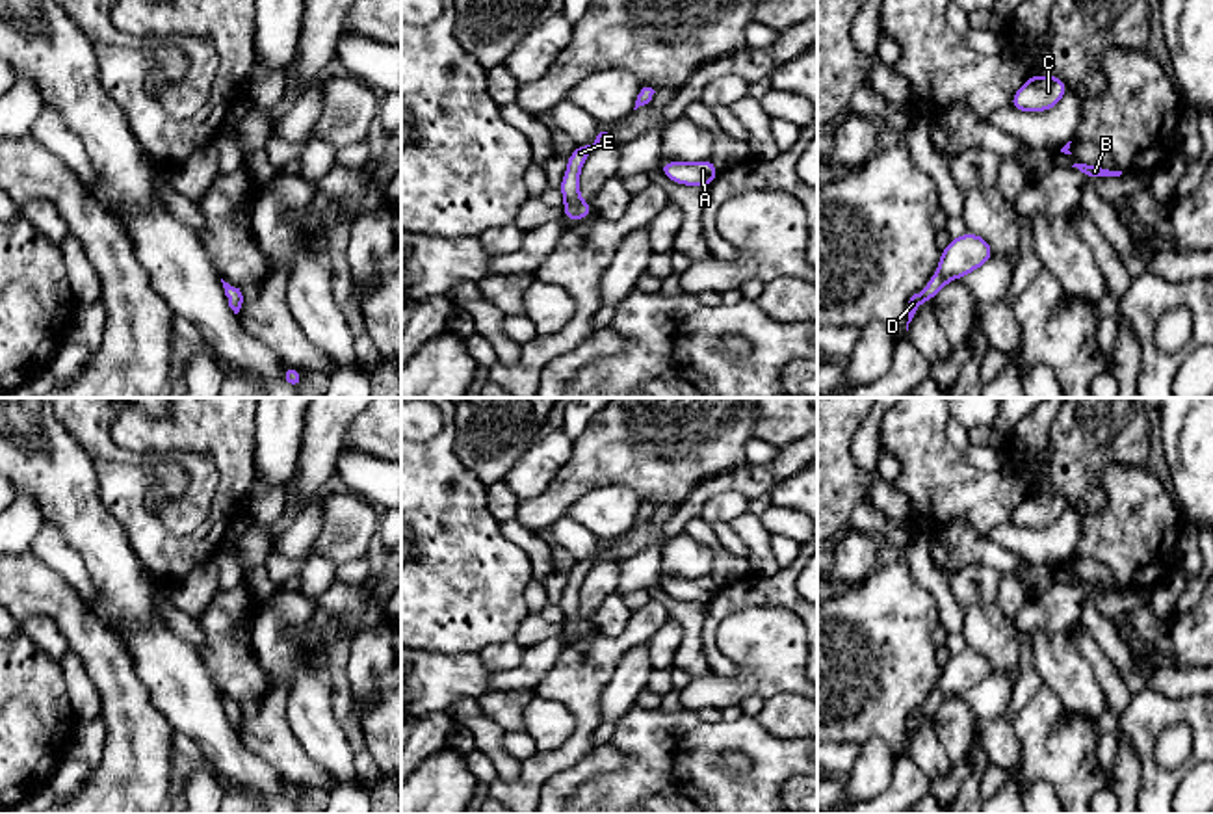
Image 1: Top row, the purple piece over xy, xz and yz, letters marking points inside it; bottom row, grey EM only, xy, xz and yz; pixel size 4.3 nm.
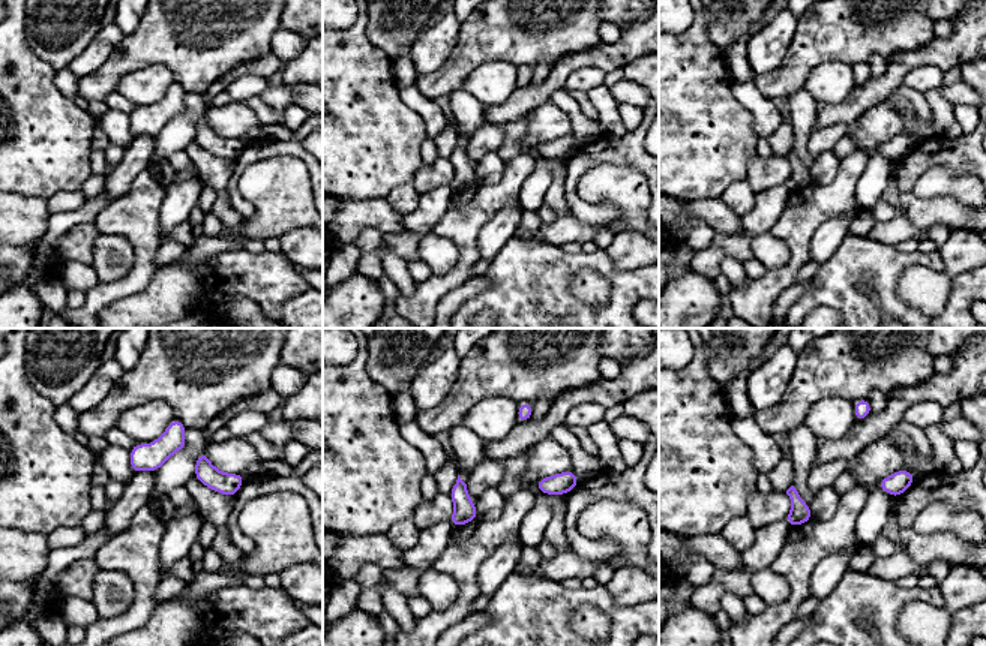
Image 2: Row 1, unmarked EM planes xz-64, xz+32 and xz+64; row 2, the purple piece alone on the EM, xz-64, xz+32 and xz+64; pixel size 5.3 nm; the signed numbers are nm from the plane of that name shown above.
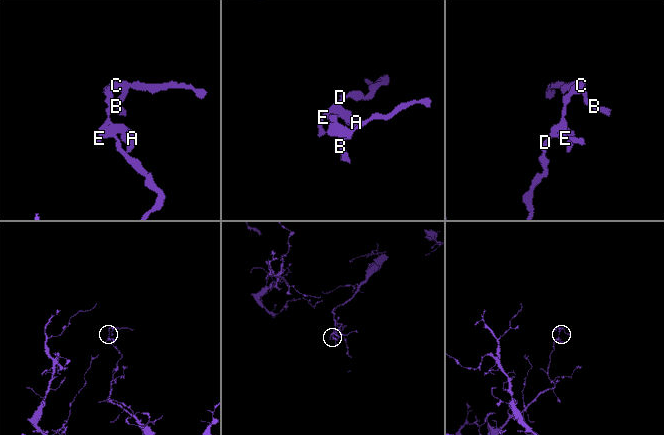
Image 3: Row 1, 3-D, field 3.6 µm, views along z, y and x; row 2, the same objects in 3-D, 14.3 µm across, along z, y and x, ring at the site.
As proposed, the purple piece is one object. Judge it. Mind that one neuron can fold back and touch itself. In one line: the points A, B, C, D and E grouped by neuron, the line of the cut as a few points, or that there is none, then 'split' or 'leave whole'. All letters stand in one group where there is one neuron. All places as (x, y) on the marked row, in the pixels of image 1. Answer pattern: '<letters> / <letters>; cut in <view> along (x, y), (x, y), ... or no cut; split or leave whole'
A B C D E; no cut; leave whole

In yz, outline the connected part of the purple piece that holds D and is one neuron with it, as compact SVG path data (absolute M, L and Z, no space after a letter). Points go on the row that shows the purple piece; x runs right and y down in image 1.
M966 232L960 238L949 240L949 245L942 251L938 269L934 271L931 281L921 292L914 294L908 301L906 331L921 303L933 301L934 295L946 284L949 284L951 279L962 279L970 271L986 264L992 258L992 255L994 251L990 243L973 232Z

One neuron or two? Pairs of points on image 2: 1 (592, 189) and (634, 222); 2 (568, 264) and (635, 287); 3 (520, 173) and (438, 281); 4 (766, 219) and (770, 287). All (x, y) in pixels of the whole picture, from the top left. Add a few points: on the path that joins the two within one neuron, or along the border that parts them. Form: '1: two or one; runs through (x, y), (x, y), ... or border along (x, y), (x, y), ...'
1: one; runs through (604, 189), (608, 189), (629, 210)
2: one; runs through (584, 263), (601, 263), (619, 279)
3: one; runs through (491, 201), (467, 225), (465, 261)
4: two; border along (788, 200), (782, 215), (769, 230)

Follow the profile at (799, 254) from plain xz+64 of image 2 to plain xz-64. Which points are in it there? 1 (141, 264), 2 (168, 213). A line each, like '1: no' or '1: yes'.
1: yes
2: no

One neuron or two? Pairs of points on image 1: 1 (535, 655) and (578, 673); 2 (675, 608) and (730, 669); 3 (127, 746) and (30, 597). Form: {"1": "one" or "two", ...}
{"1": "two", "2": "two", "3": "one"}

